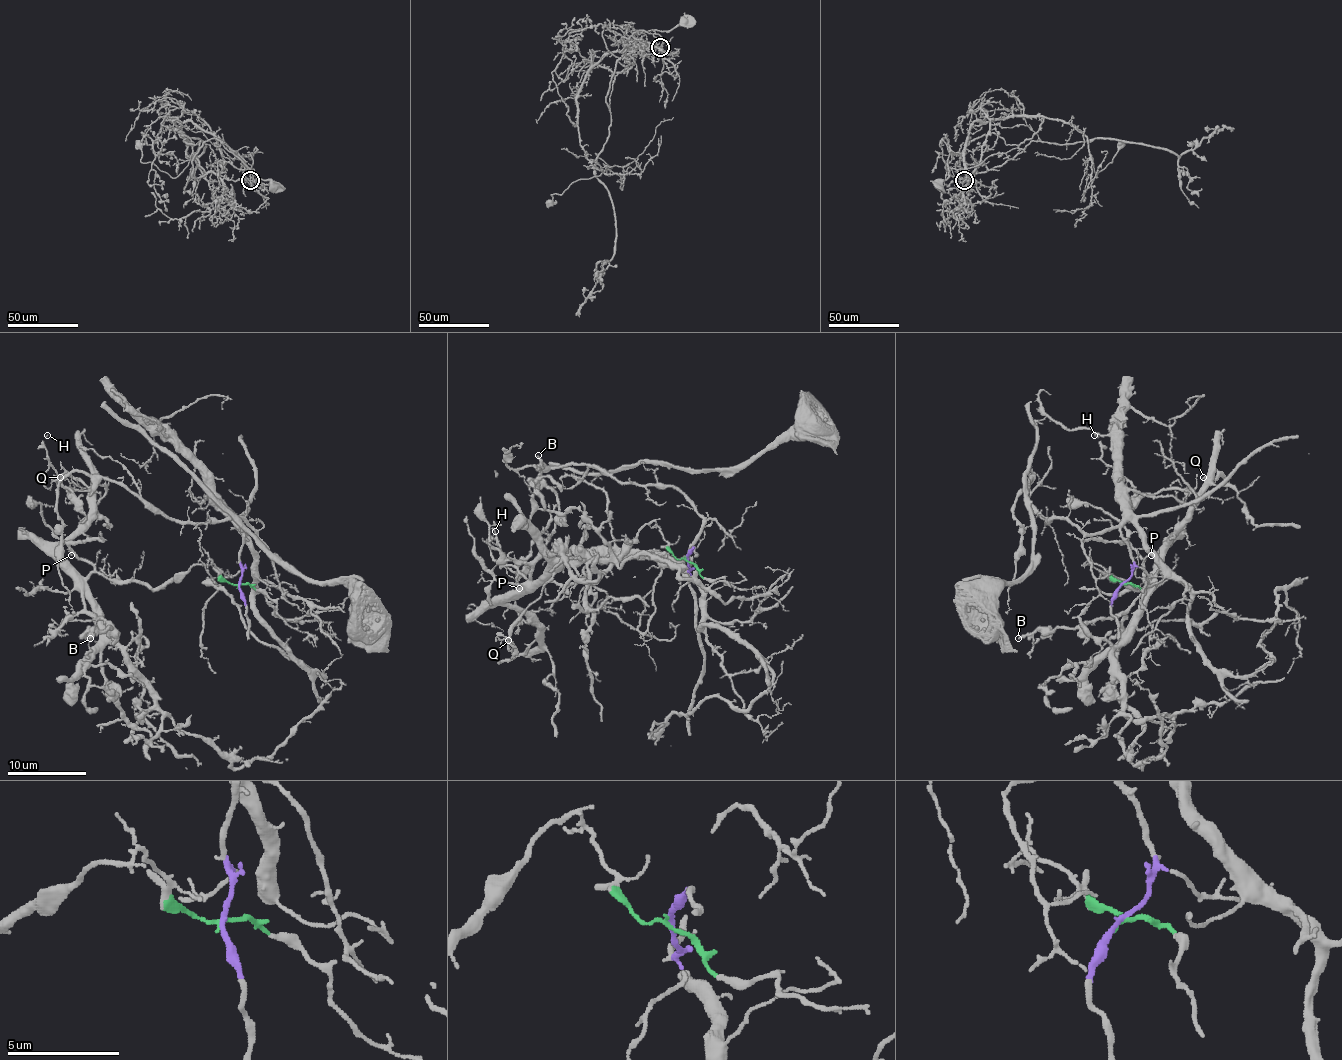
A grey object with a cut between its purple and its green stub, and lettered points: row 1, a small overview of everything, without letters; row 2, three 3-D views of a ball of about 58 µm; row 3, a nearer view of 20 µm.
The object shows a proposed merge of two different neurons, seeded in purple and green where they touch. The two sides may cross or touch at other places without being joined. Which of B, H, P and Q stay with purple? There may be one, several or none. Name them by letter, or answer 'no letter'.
no letter

